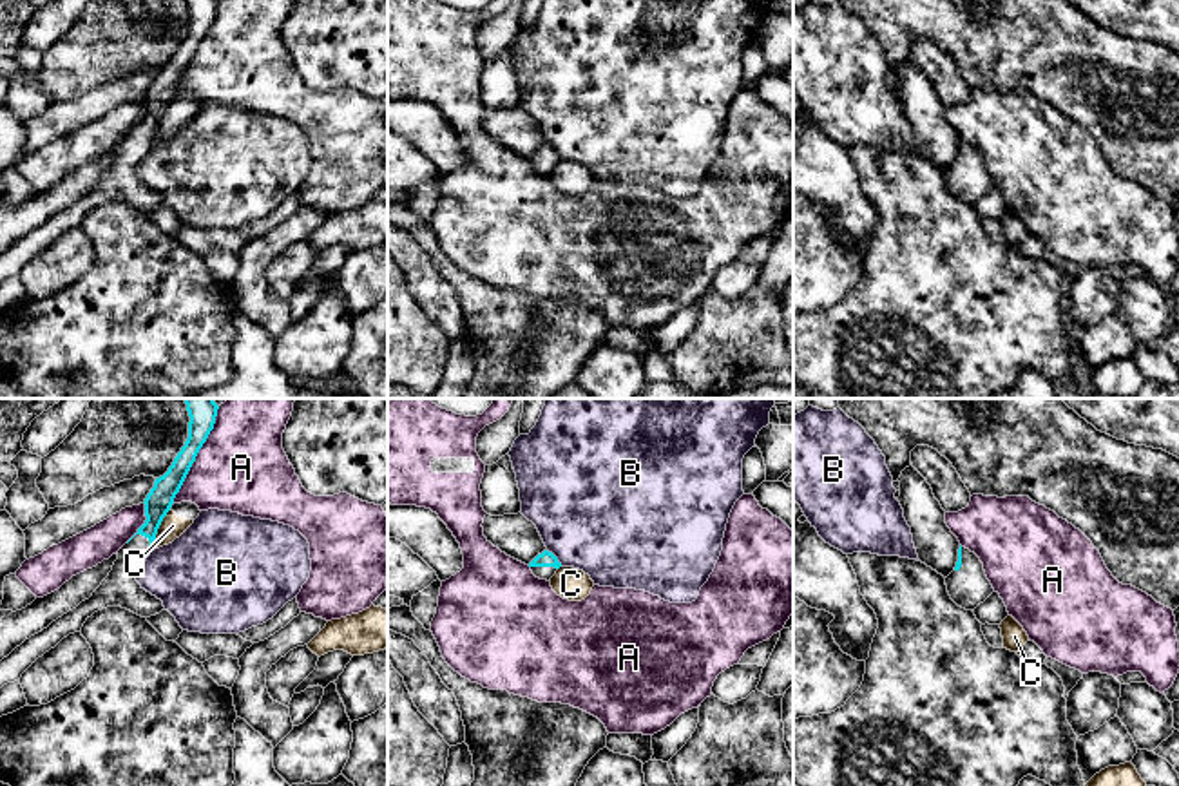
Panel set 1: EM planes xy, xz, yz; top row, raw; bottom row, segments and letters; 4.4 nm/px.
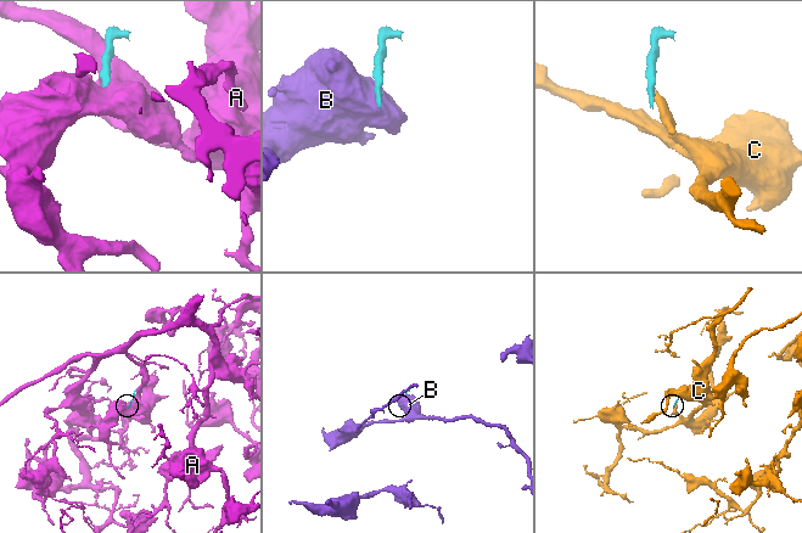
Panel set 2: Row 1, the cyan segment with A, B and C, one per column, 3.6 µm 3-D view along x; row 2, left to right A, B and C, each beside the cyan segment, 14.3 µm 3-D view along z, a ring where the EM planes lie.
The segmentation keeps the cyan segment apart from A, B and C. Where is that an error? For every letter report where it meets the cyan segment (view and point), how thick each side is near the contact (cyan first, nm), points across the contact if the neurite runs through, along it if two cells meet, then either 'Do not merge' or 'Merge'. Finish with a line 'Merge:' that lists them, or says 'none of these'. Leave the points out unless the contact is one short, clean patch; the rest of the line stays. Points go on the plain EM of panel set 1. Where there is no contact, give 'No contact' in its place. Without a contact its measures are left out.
A: Touches cyan at xy (196, 49). Thickness 120 nm (cyan) against 400 nm. Do not merge
B: Touches cyan at xz (556, 153). Thickness 70 nm (cyan) against 500 nm. Boundary: xz (547, 143), (562, 160). Do not merge
C: Touches cyan at xy (158, 122). Thickness 120 nm (cyan) against 110 nm. Boundary: xy (171, 104), (151, 142). Do not merge
Merge: none of these

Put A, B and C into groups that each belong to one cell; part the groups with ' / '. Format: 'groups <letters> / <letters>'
groups A / B / C

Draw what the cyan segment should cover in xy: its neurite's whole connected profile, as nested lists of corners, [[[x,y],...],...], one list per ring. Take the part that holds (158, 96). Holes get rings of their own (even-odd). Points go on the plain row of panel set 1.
[[[187,0],[190,11],[188,33],[168,65],[156,72],[154,81],[147,89],[143,96],[145,118],[118,145],[112,165],[89,194],[25,234],[0,255],[0,283],[18,275],[38,252],[54,243],[69,228],[80,226],[83,217],[101,203],[121,201],[141,212],[150,212],[165,205],[163,196],[136,176],[136,167],[150,150],[158,123],[170,105],[199,43],[214,24],[217,4],[219,0]]]

